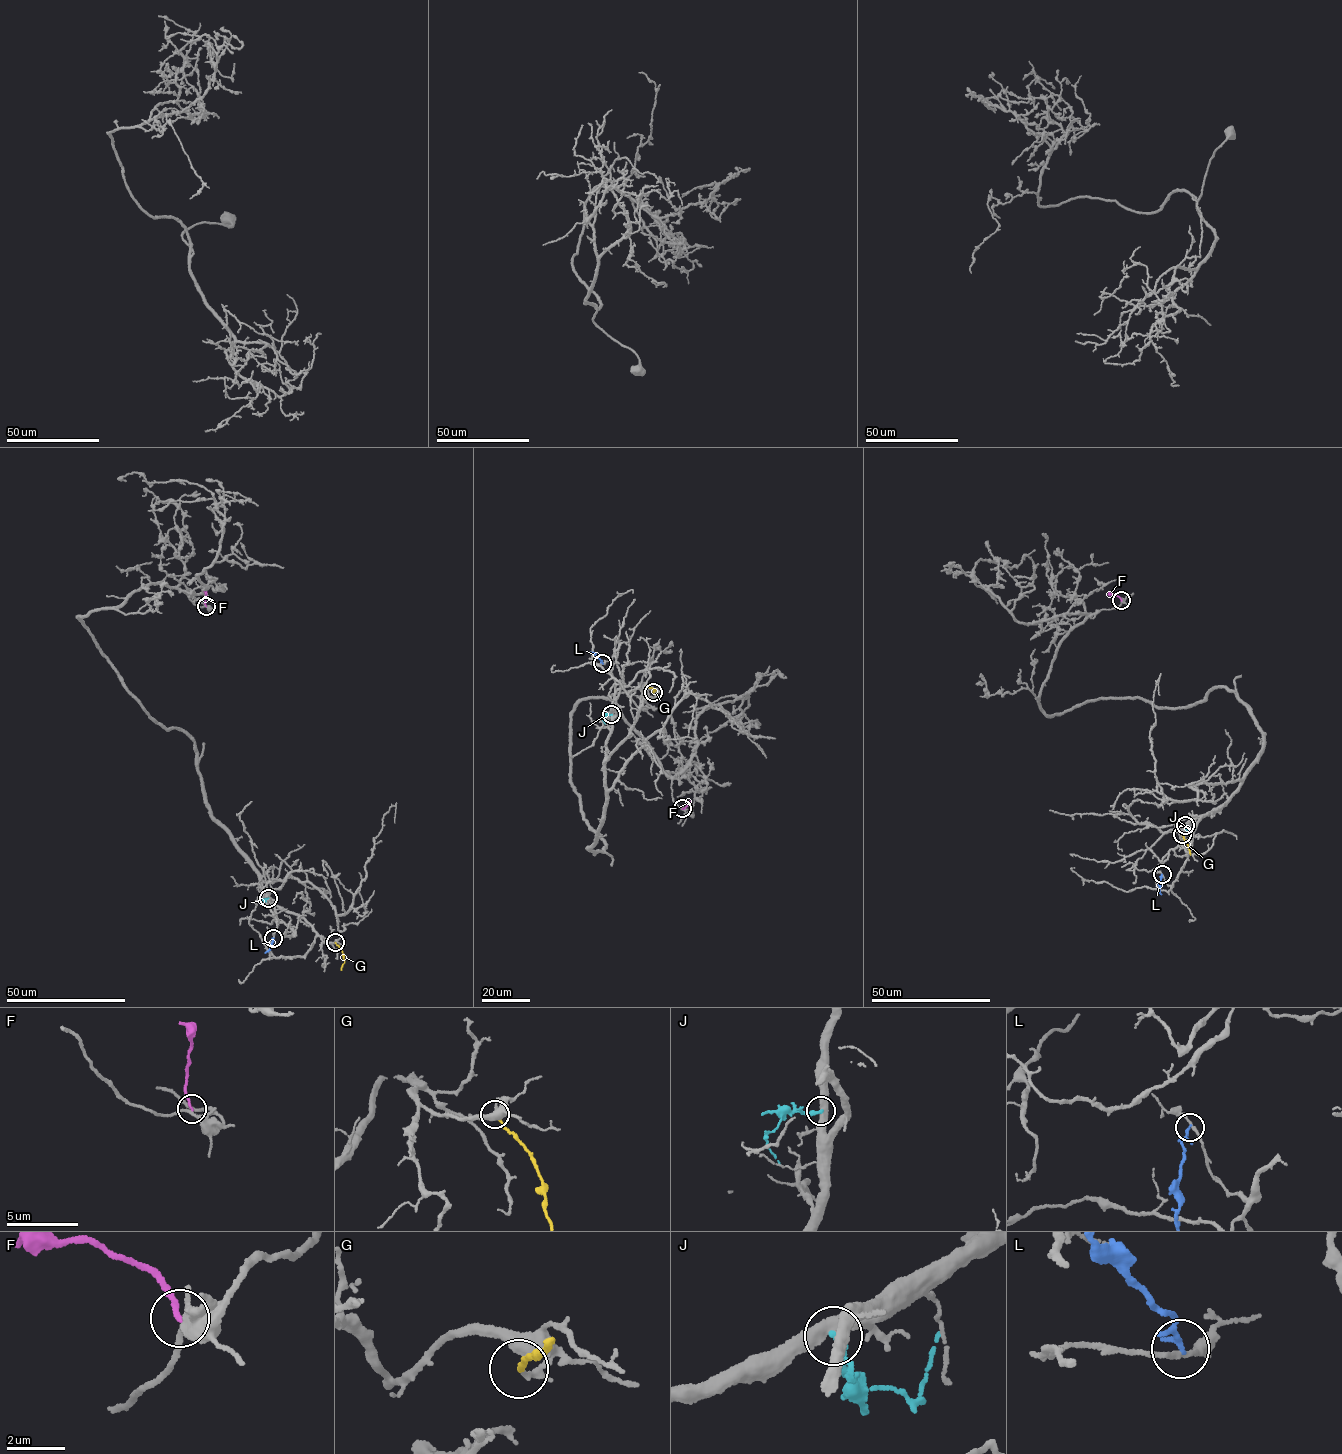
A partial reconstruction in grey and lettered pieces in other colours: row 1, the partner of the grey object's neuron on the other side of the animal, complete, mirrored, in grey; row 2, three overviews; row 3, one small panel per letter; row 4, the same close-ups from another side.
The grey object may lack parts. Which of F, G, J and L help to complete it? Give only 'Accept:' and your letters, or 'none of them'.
Accept: G

